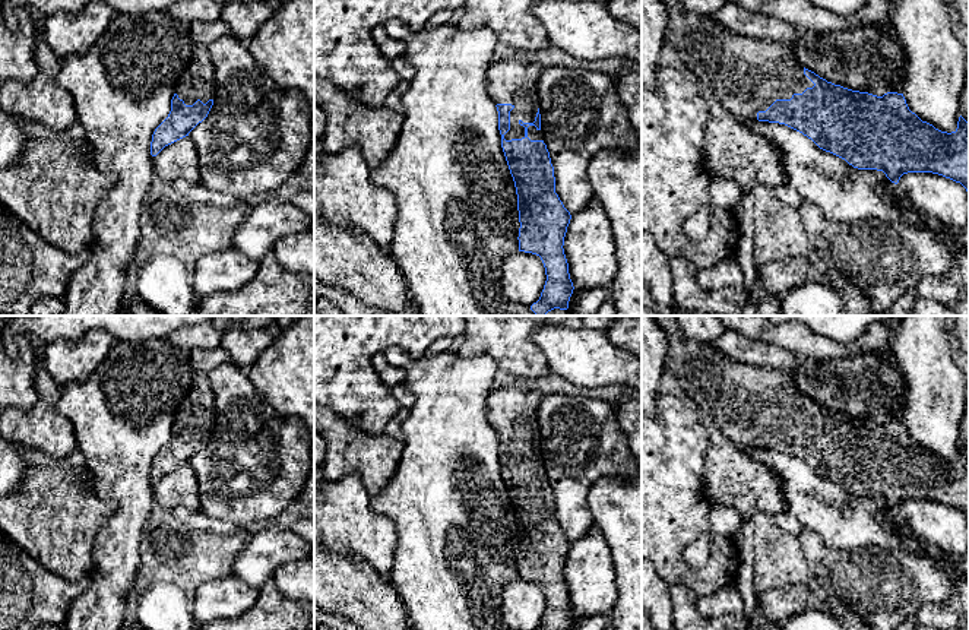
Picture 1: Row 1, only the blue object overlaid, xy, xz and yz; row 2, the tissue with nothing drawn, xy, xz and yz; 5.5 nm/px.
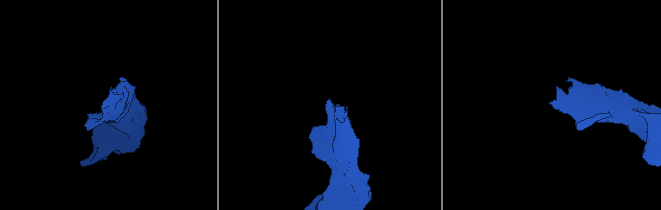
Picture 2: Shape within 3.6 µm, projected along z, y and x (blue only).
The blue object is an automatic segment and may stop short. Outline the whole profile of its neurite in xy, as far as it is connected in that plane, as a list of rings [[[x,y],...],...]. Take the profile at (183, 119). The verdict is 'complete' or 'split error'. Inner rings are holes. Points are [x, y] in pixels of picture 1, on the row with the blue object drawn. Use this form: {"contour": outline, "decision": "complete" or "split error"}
{"contour": [[[194,44],[190,64],[177,80],[171,111],[152,134],[151,155],[156,156],[165,146],[189,136],[208,117],[215,96],[215,67],[209,48]]], "decision": "split error"}

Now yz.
{"contour": [[[683,0],[662,1],[669,12],[666,44],[704,83],[726,114],[740,120],[785,124],[811,139],[820,149],[845,159],[854,168],[883,171],[894,184],[908,172],[932,172],[960,183],[969,196],[969,123],[962,115],[954,132],[941,132],[912,113],[903,94],[887,92],[877,96],[835,85],[798,64],[791,48],[782,42],[732,34],[713,19],[691,13]]], "decision": "split error"}

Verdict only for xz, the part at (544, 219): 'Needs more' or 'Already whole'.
Needs more

